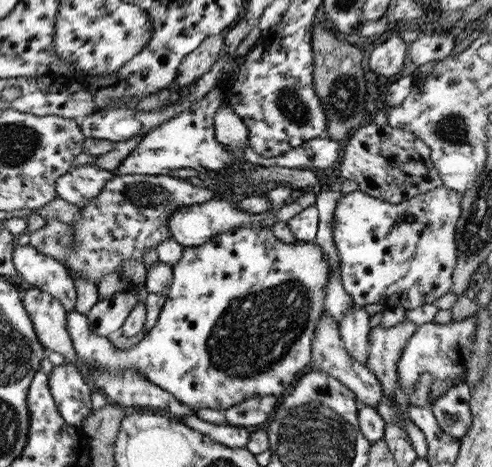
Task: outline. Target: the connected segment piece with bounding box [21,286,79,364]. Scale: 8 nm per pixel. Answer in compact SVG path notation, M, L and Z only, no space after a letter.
M23 286L23 298L21 298L21 302L27 316L29 316L29 320L31 320L31 324L33 330L35 331L35 335L37 335L37 339L41 341L41 345L48 350L48 352L58 352L61 354L67 363L74 364L77 358L77 354L75 354L75 350L73 350L73 344L71 344L71 340L69 340L69 334L67 334L67 330L65 330L65 310L61 306L60 302L57 302L51 295L47 294L47 292L36 289L35 287L28 288Z

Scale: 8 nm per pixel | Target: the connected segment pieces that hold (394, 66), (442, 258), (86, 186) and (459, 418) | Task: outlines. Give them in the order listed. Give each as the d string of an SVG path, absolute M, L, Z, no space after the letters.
M398 35L390 36L369 54L369 69L382 77L401 76L405 70L406 45Z
M439 186L435 189L431 189L427 192L422 192L413 198L402 200L399 204L389 204L385 200L379 200L361 192L359 190L343 193L337 200L337 205L333 209L333 218L331 223L331 232L333 238L333 246L337 250L337 256L339 256L339 277L340 284L343 290L351 296L354 304L364 307L367 304L380 303L385 306L386 309L400 307L403 309L413 309L421 305L433 304L433 301L439 296L443 296L445 293L449 293L451 290L450 277L451 271L453 271L454 264L457 263L457 254L455 254L455 225L460 215L461 210L461 192L455 192L450 188Z
M93 165L72 168L55 181L55 192L69 204L83 205L105 186L105 180L112 176L111 171Z
M455 384L433 400L430 410L443 434L461 440L470 426L468 408L469 389L465 384Z

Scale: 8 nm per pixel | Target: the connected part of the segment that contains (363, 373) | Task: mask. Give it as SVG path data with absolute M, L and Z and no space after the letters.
M323 308L317 324L315 324L315 330L313 330L313 338L311 340L311 358L309 358L310 370L319 370L337 380L341 381L352 390L355 394L355 398L364 407L375 408L381 400L381 385L379 385L379 380L377 377L367 369L363 364L355 362L351 356L347 356L345 348L339 338L337 324L333 318L327 316L327 310Z

